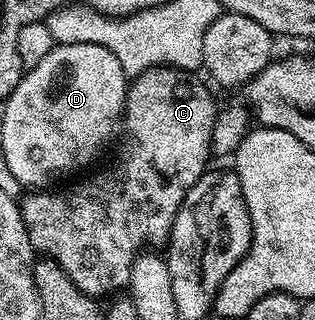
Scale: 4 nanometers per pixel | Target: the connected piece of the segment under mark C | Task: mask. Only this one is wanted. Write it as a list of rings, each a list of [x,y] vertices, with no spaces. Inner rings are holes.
[[[156,67],[154,69],[146,69],[140,77],[136,78],[128,86],[125,94],[125,112],[123,114],[123,137],[125,133],[125,158],[118,165],[113,165],[110,169],[105,169],[102,173],[97,173],[94,177],[89,177],[86,181],[78,183],[74,189],[69,189],[66,193],[53,193],[57,191],[29,191],[26,192],[25,198],[20,198],[21,218],[25,224],[25,230],[29,236],[29,242],[33,244],[34,250],[38,254],[44,255],[48,260],[59,263],[59,267],[63,271],[67,271],[67,275],[71,279],[71,283],[75,283],[75,287],[79,287],[79,291],[83,291],[87,296],[94,299],[101,299],[104,293],[116,294],[118,291],[124,290],[129,284],[129,273],[133,269],[133,263],[137,260],[139,254],[146,247],[157,247],[153,245],[164,246],[169,240],[173,224],[177,218],[179,207],[183,203],[183,199],[187,195],[187,191],[191,191],[191,187],[195,187],[195,183],[201,180],[201,176],[207,171],[205,165],[211,161],[213,151],[213,128],[215,127],[215,119],[219,112],[219,105],[213,102],[213,97],[196,81],[196,76],[190,75],[188,72],[172,67]]]

